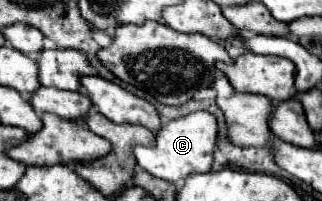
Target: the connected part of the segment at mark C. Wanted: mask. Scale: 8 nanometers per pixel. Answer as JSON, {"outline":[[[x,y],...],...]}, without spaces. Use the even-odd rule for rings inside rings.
{"outline":[[[197,111],[179,119],[173,119],[163,125],[157,133],[155,147],[137,145],[133,149],[137,165],[149,171],[151,175],[165,179],[169,183],[185,181],[193,173],[211,173],[213,171],[213,151],[217,147],[217,119],[207,111]]]}

